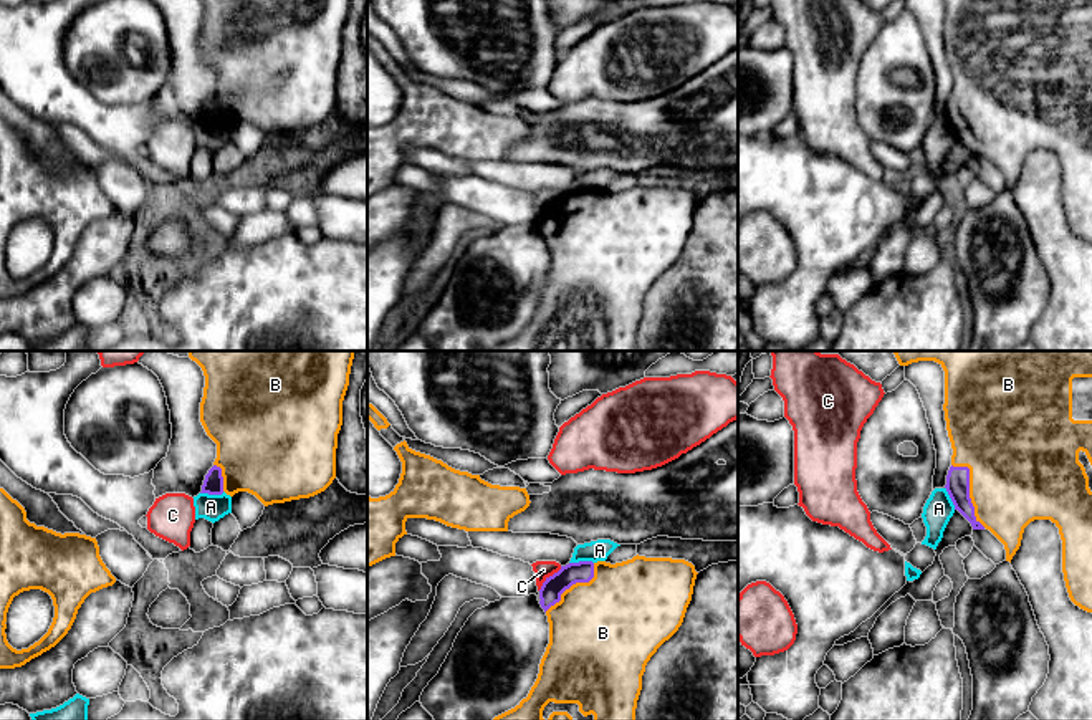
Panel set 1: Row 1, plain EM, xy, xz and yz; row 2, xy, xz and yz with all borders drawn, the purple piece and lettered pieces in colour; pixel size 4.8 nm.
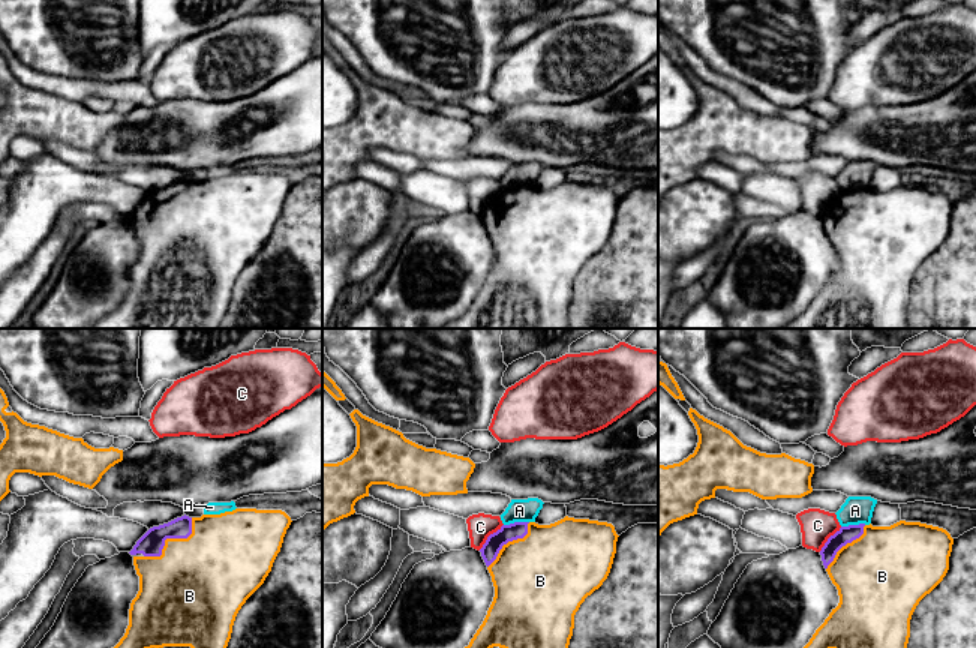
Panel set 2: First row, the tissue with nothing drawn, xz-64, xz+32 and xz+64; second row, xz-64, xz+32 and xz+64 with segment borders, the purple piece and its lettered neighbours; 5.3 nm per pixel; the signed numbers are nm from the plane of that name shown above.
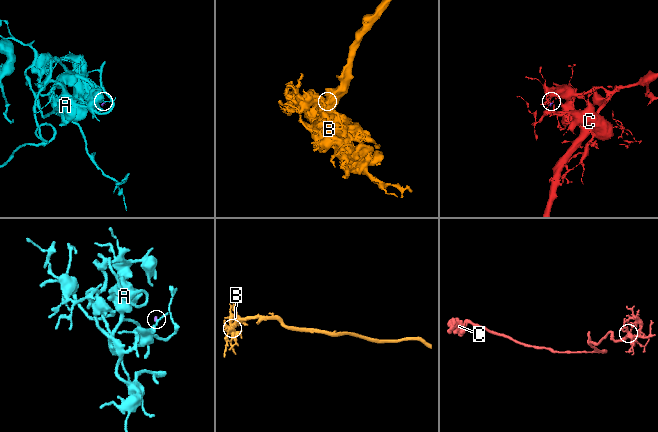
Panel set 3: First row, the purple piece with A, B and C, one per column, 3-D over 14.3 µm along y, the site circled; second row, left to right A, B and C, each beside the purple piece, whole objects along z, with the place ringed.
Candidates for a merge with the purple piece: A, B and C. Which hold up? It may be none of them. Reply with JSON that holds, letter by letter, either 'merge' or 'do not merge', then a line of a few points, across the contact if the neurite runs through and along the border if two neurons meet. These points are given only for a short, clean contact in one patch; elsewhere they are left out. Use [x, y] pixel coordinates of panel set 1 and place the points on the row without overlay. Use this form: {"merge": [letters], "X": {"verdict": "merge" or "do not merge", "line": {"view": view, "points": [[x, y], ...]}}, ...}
{"merge": ["B"], "A": {"verdict": "do not merge", "line": {"view": "xz", "points": [[593, 191], [569, 192]]}}, "B": {"verdict": "merge"}, "C": {"verdict": "do not merge", "line": {"view": "xz", "points": [[561, 196], [538, 219]]}}}

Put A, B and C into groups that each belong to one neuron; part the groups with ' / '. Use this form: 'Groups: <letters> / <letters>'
Groups: A / B / C

